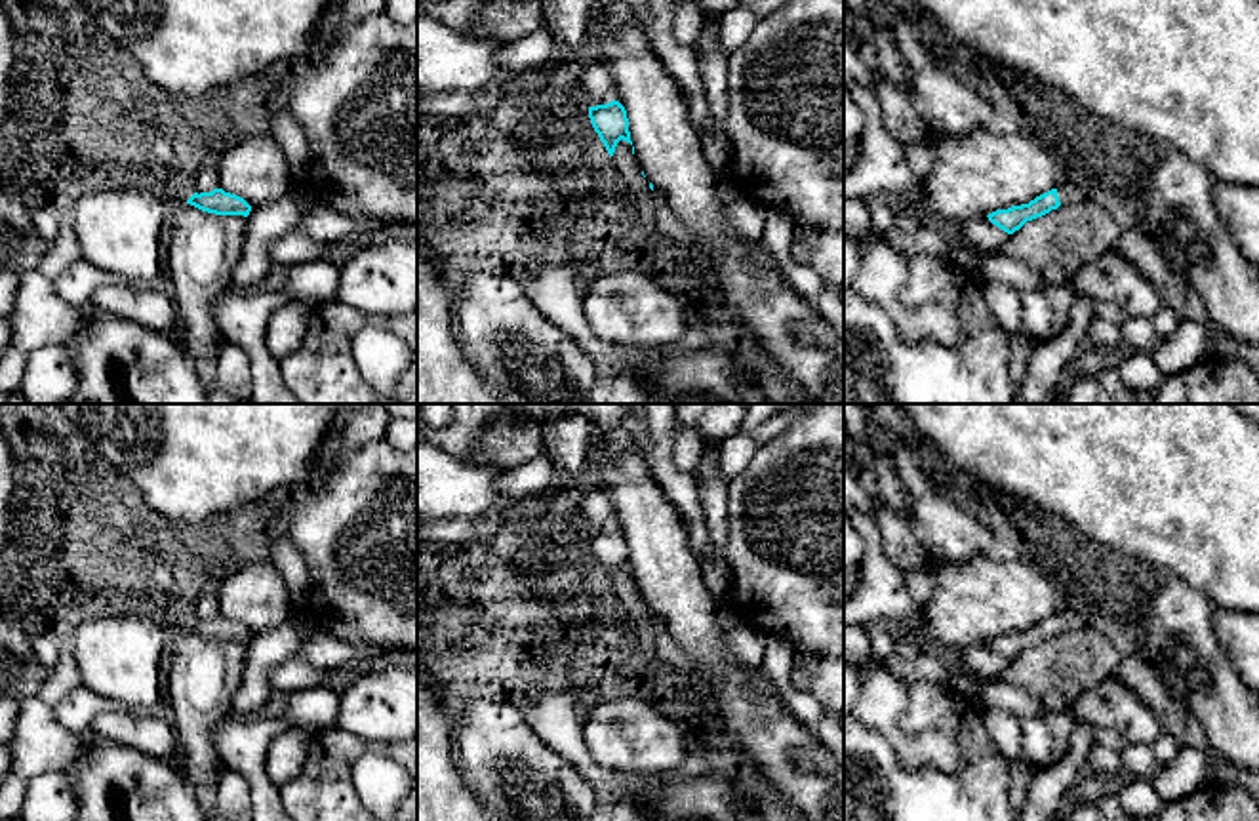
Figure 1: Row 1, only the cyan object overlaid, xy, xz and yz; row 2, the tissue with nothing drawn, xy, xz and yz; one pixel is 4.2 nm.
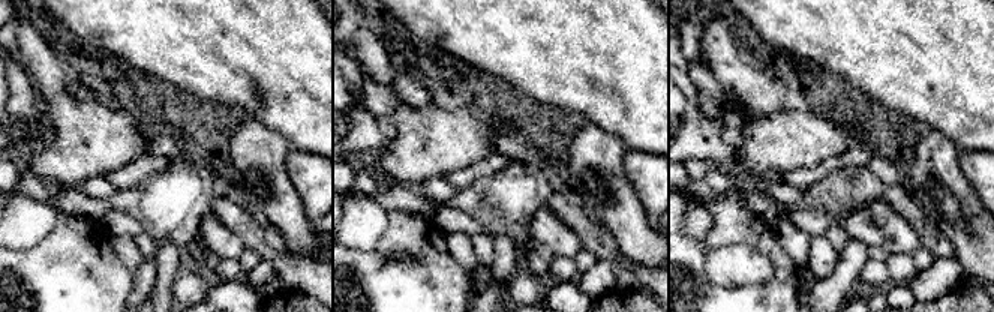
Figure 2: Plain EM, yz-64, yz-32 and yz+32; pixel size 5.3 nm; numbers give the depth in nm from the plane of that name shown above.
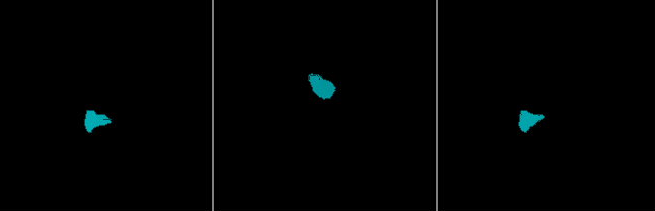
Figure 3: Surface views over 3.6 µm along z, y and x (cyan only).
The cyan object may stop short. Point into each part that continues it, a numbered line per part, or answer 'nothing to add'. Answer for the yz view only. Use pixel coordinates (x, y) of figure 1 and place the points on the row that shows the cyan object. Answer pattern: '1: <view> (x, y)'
1: yz (1067, 195)

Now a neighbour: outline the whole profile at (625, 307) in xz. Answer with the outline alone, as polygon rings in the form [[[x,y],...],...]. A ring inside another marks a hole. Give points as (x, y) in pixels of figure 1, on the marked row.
[[[600,274],[587,286],[583,312],[606,343],[659,349],[678,343],[686,328],[682,303],[646,274]]]

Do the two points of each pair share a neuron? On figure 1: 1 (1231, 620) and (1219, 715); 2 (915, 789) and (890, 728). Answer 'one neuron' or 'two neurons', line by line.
1: two neurons
2: two neurons

